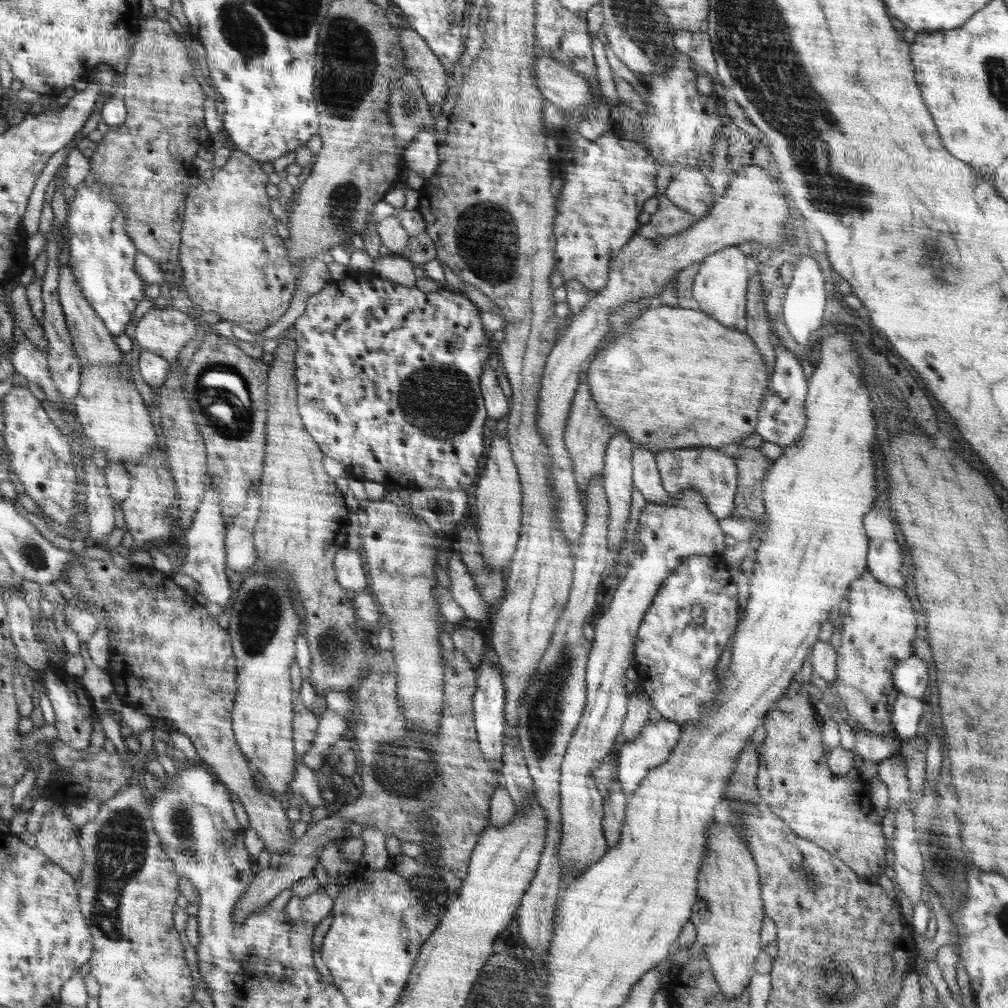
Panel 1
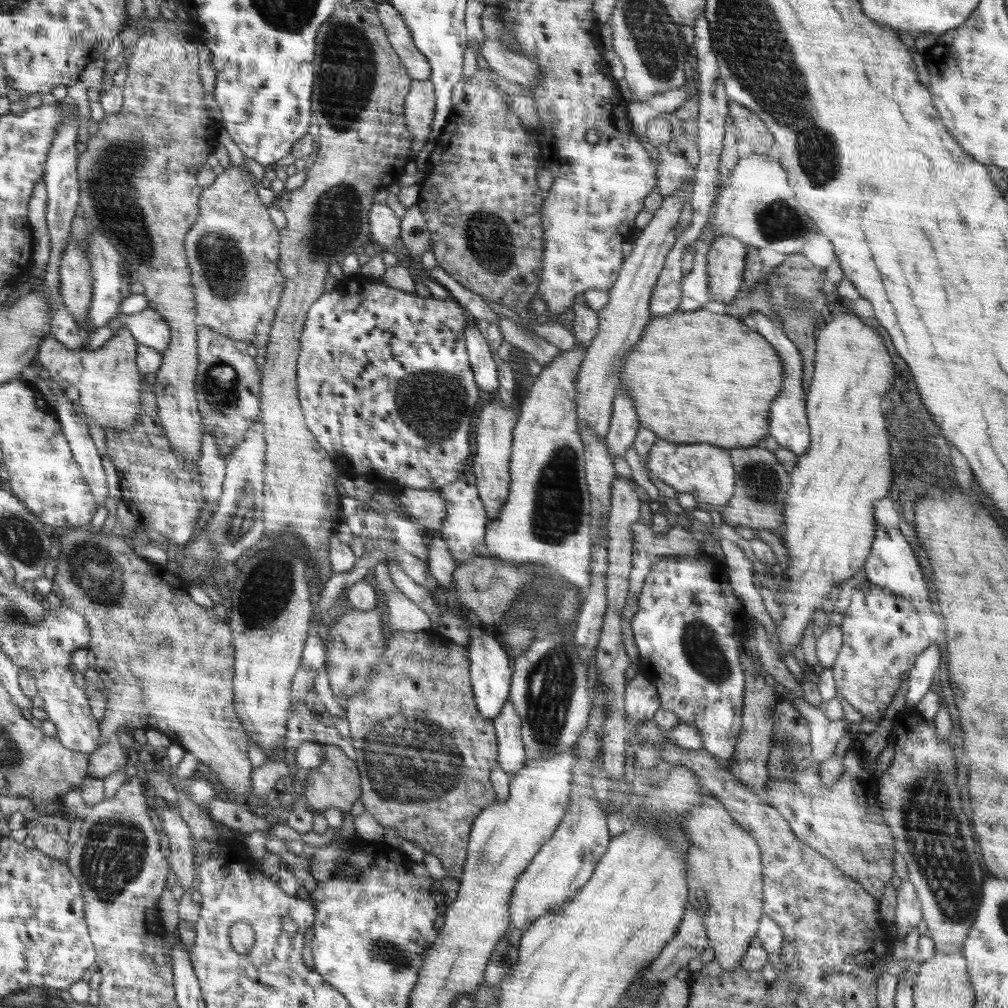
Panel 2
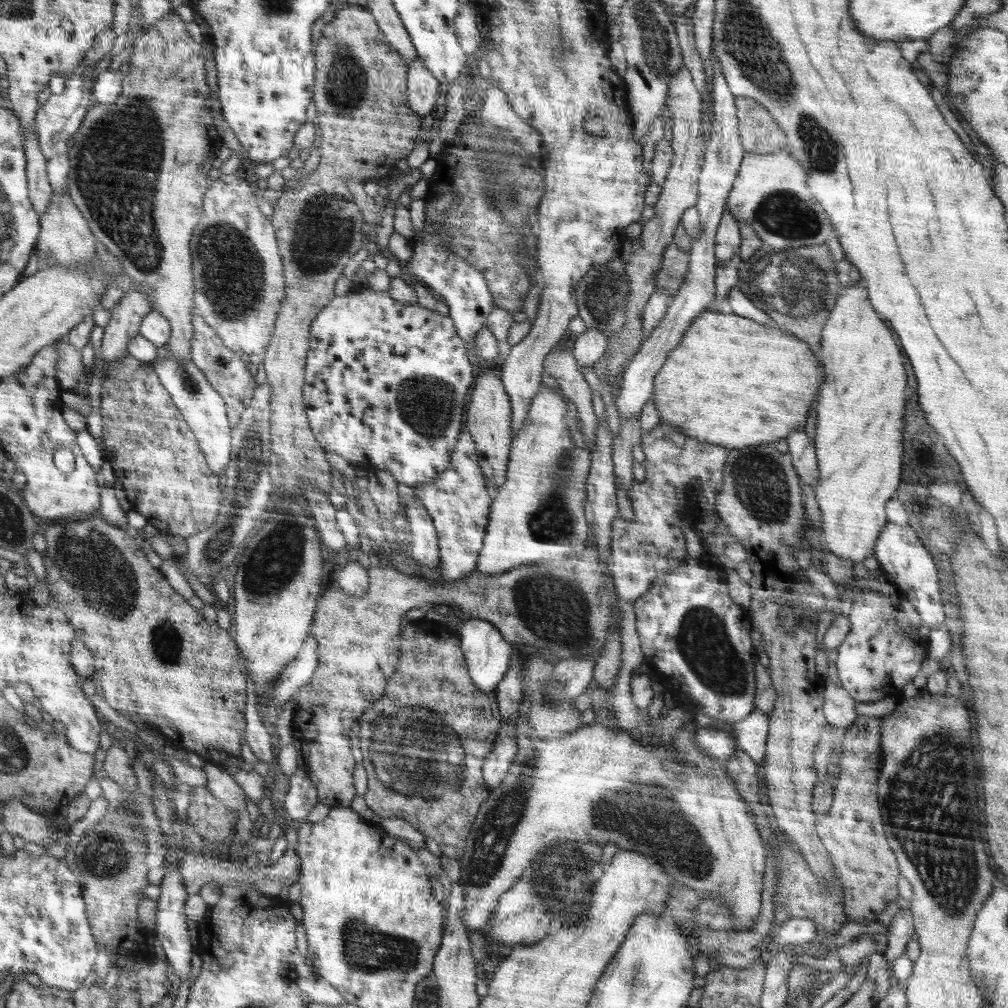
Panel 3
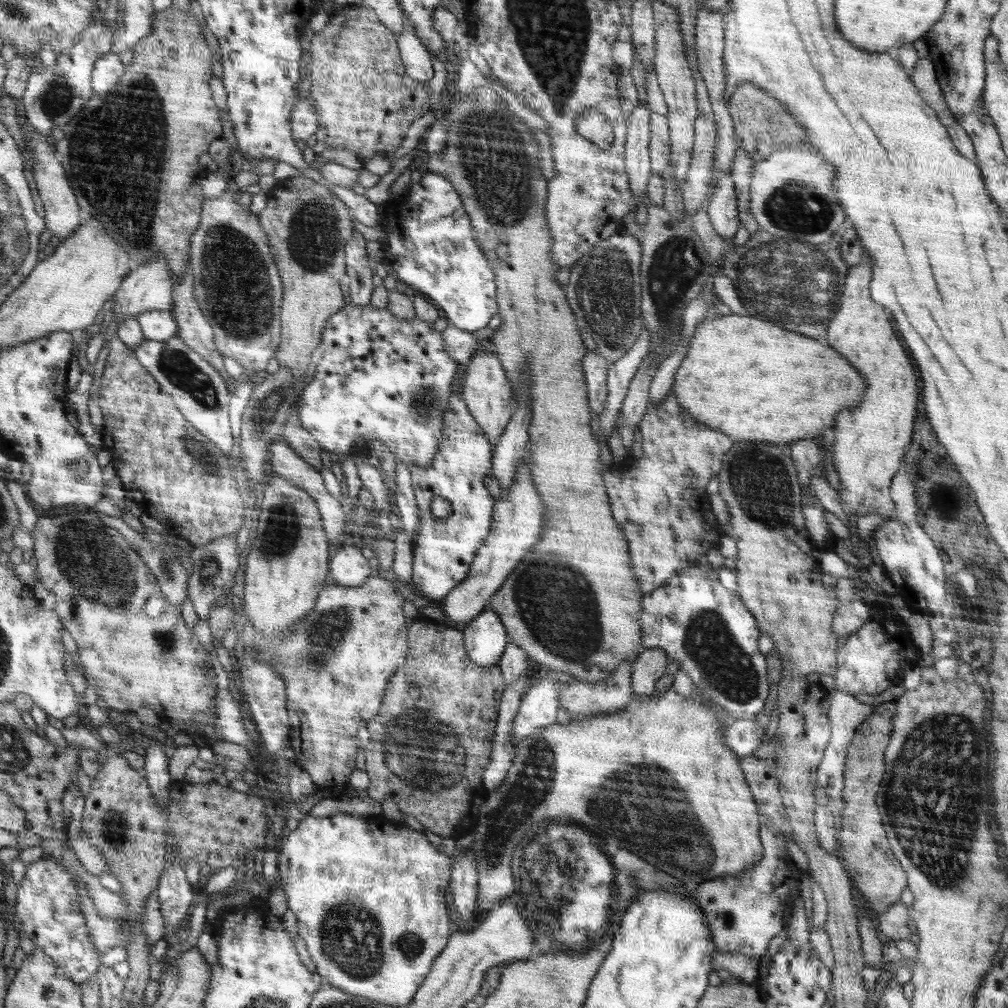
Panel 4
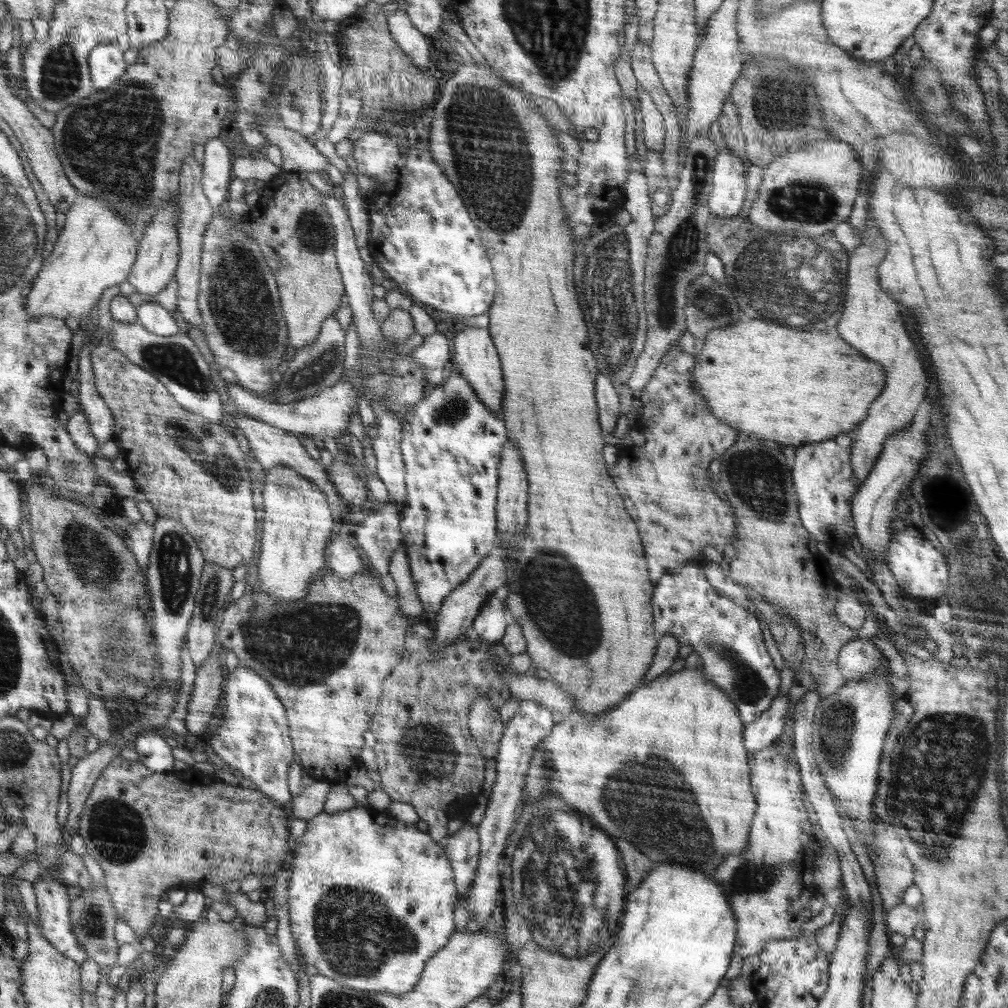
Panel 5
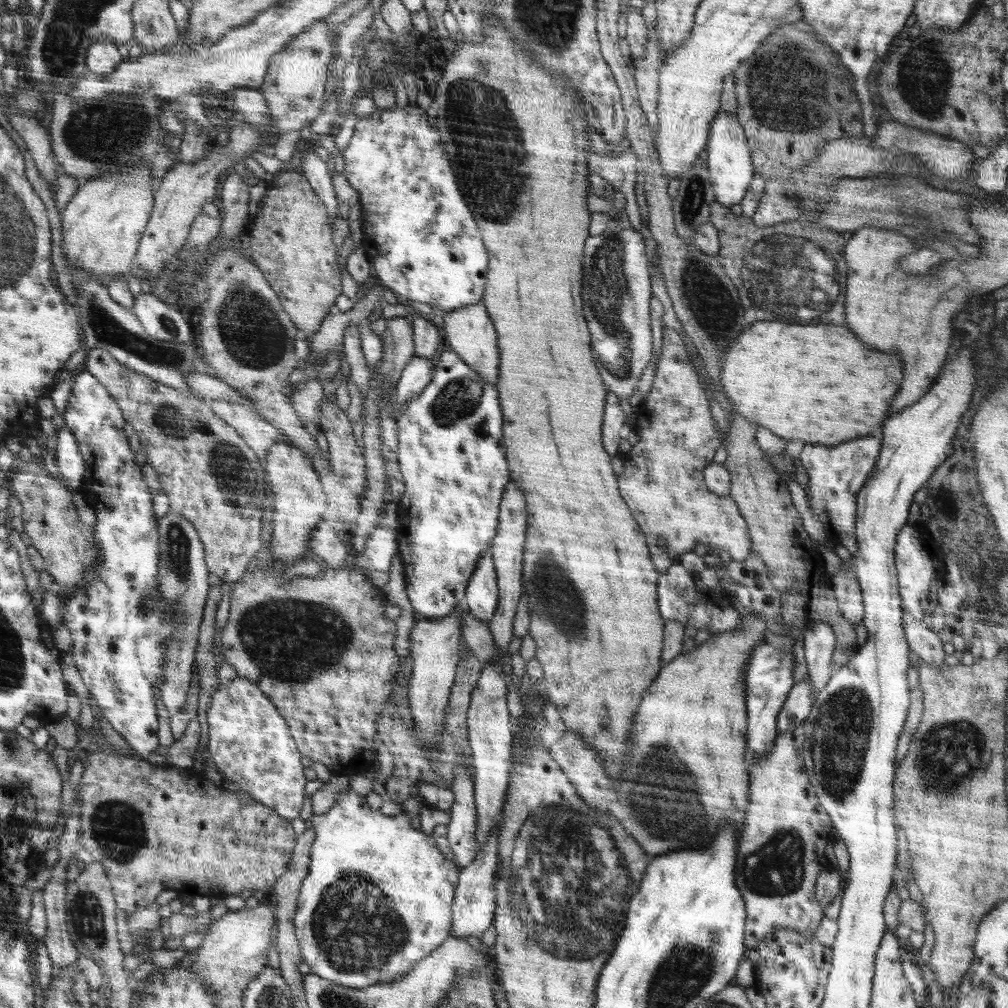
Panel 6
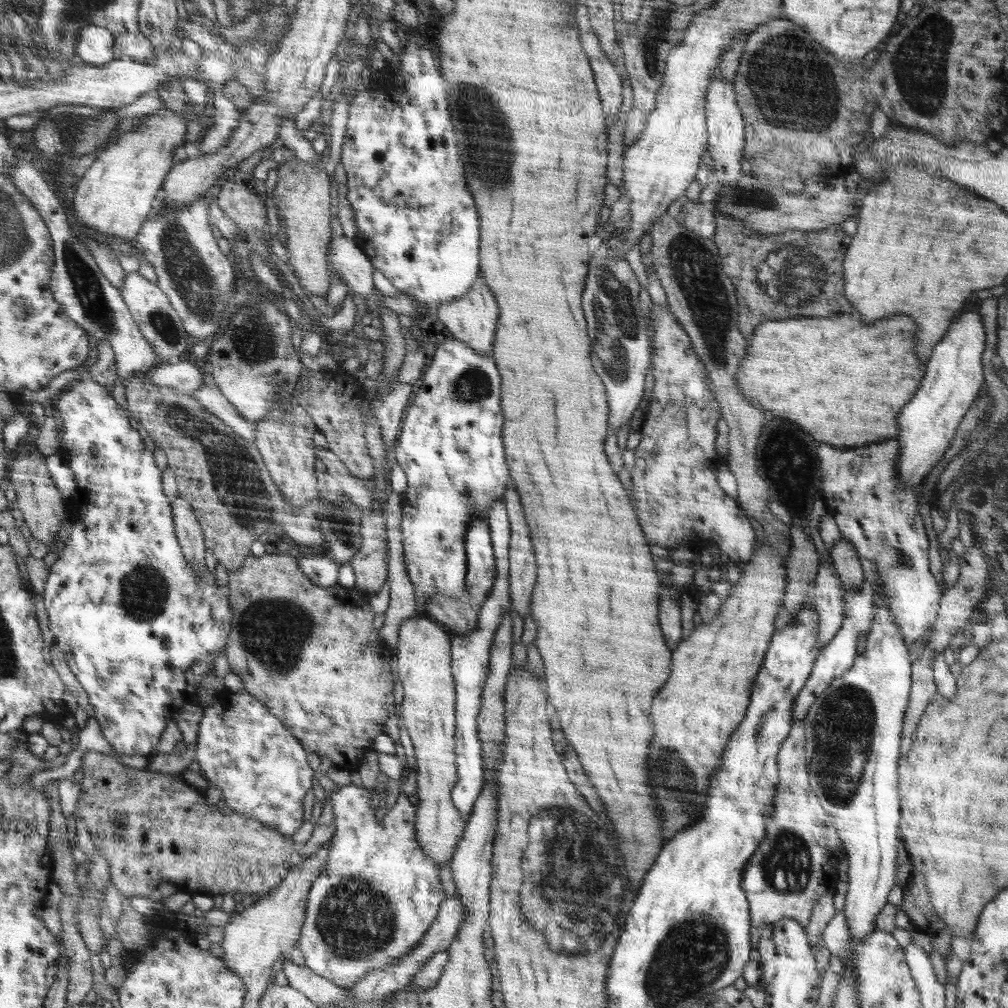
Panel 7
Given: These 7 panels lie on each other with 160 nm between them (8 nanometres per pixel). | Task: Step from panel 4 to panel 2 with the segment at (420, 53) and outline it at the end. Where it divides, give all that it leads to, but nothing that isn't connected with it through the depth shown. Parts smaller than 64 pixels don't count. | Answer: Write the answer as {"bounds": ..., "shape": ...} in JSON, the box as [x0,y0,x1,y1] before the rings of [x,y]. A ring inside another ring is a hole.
{"bounds":[404,80,435,159],"shape":[[[412,80],[405,100],[404,113],[409,131],[414,133],[412,158],[415,159],[430,141],[428,136],[435,115],[435,90],[430,80]]]}

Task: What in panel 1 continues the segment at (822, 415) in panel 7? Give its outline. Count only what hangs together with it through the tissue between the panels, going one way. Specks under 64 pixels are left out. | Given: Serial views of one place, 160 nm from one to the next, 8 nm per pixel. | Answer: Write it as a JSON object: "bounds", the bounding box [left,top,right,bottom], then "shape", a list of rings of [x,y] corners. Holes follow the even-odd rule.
{"bounds":[585,304,770,454],"shape":[[[653,304],[645,310],[637,319],[634,319],[627,331],[612,343],[605,342],[601,346],[601,352],[593,356],[585,372],[586,380],[589,382],[590,392],[593,400],[597,402],[597,408],[601,410],[602,416],[618,431],[624,431],[632,441],[633,446],[644,446],[654,454],[662,451],[672,451],[676,448],[692,447],[714,447],[715,449],[728,444],[742,442],[744,438],[756,430],[758,424],[758,410],[761,409],[764,392],[769,386],[770,373],[757,345],[754,345],[748,333],[739,331],[723,325],[721,321],[711,317],[709,313],[679,306]]]}

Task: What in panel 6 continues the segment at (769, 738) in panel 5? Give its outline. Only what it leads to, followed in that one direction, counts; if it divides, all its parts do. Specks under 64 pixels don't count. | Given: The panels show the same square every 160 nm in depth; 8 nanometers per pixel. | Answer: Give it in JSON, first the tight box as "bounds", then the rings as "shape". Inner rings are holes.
{"bounds":[777,677,813,733],"shape":[[[808,677],[796,682],[789,692],[785,706],[777,716],[777,732],[783,733],[802,727],[813,707],[813,688]]]}

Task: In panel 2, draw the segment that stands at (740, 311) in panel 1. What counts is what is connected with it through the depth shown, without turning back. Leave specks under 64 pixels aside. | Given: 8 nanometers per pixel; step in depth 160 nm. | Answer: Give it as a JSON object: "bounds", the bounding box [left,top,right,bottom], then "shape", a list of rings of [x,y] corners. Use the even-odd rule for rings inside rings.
{"bounds":[708,235,746,305],"shape":[[[722,235],[712,242],[708,254],[708,275],[713,300],[725,305],[734,300],[742,289],[746,256],[746,244],[735,236]]]}

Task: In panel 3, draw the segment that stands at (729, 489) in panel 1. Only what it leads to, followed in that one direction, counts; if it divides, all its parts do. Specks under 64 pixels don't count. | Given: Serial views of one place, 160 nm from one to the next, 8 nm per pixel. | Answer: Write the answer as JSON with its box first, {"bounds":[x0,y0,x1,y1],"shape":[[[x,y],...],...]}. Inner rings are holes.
{"bounds":[610,424,727,603],"shape":[[[662,424],[641,435],[641,446],[645,454],[646,478],[643,483],[632,484],[629,490],[633,519],[629,521],[617,510],[611,524],[610,570],[621,603],[640,599],[659,576],[684,564],[686,544],[680,524],[684,514],[678,506],[678,494],[684,493],[686,486],[694,482],[708,484],[718,494],[725,482],[727,460],[722,445],[696,440],[670,425]]]}

